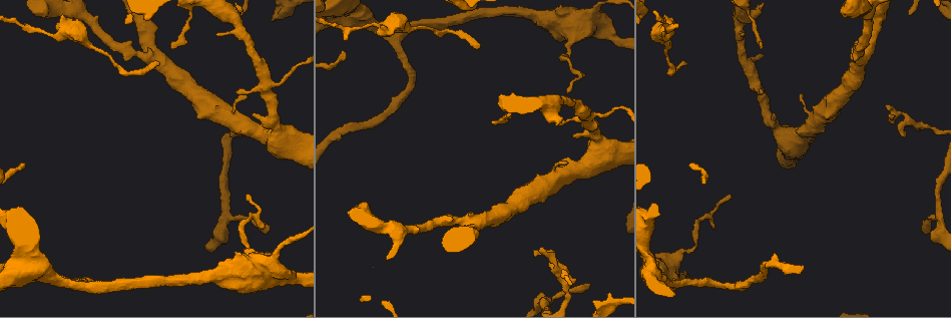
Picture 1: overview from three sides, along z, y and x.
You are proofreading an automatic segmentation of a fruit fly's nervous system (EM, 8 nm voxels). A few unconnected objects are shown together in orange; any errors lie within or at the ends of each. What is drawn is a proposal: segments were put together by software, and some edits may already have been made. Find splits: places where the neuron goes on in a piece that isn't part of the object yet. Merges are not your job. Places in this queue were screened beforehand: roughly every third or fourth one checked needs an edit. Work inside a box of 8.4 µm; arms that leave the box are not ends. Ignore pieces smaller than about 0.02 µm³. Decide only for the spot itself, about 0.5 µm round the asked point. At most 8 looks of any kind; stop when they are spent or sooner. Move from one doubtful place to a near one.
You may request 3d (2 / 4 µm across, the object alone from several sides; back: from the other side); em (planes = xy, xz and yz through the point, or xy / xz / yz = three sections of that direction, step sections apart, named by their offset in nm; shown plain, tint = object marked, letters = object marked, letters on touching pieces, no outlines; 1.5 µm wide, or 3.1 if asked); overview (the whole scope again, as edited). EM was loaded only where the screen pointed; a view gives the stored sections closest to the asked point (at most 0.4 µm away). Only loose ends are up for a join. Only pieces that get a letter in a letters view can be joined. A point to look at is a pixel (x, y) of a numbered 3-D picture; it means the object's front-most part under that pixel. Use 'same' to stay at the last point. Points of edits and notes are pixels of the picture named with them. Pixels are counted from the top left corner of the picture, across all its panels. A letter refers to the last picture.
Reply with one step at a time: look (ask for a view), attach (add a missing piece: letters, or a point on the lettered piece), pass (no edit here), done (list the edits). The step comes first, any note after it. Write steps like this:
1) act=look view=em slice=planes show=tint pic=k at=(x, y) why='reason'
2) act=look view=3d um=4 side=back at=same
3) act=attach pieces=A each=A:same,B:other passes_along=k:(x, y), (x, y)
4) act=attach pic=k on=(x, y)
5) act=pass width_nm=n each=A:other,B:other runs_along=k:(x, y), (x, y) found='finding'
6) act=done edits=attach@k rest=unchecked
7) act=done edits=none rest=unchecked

act=look view=3d um=2 pic=1 at=(923, 229) why='an open end'

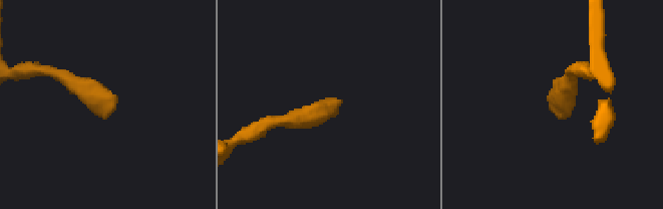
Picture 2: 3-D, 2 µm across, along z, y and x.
act=look view=em slice=planes show=letters pic=2 at=(551, 109) why='now the EM'

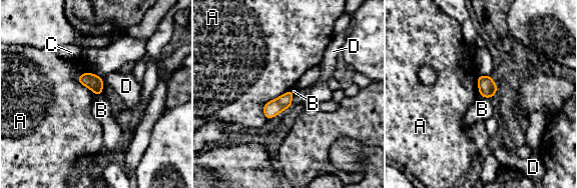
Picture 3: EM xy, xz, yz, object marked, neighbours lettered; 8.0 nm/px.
act=pass each=A:other,B:other,C:other,D:other border=3:(480, 94), (487, 98) found='none of them fits'

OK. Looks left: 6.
act=look view=em slice=planes show=letters pic=1 at=(574, 135) why='an open end'

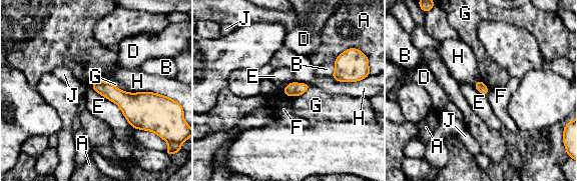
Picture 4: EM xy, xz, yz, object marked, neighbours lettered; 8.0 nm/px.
act=pass each=A:other,B:other,D:other,E:other,F:other,G:other,H:other,J:other border=4:(90, 85), (118, 106), (133, 129) found='no lettered piece goes on from it'

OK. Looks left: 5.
act=look view=3d um=4 pic=1 at=(743, 34) why='free end'

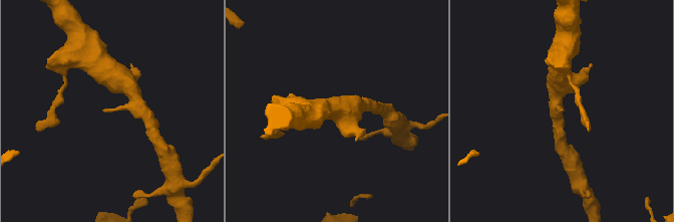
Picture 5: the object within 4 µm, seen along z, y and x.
act=look view=em slice=planes show=letters pic=5 at=(562, 108)

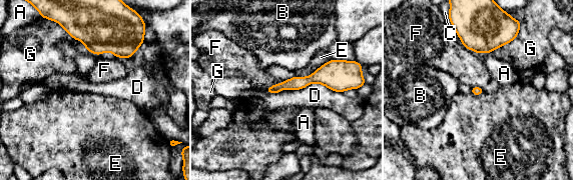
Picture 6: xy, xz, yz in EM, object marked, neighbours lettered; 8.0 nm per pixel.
act=pass each=A:other,B:other,C:other,D:other,E:other,F:other,G:other border=6:(284, 81), (268, 86), (264, 90) found='no lettered piece goes on from it'

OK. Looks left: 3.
act=done edits=none rest=unchecked

